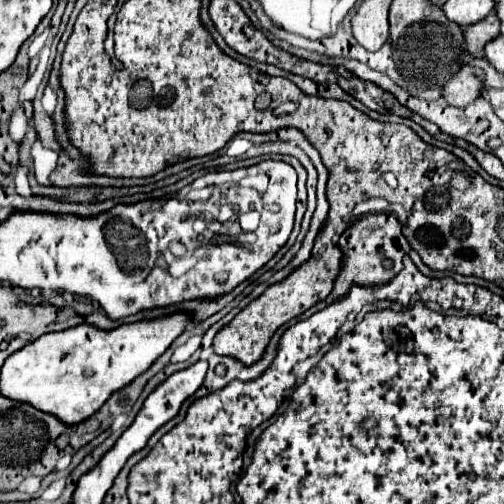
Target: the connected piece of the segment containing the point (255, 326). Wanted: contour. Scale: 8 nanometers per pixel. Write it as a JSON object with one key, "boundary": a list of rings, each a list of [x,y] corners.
{"boundary":[[[328,217],[314,241],[314,249],[308,261],[304,261],[300,267],[296,267],[284,281],[278,281],[270,285],[258,299],[248,303],[228,325],[224,325],[216,337],[214,337],[214,351],[218,355],[230,355],[244,365],[252,365],[262,357],[268,339],[274,335],[278,327],[292,321],[294,317],[302,315],[306,309],[316,305],[318,301],[324,301],[330,291],[332,283],[340,271],[340,251],[334,247],[334,233],[328,231]]]}

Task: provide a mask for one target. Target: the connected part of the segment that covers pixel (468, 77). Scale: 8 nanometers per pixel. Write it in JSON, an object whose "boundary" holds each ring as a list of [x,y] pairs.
{"boundary":[[[464,65],[458,77],[454,77],[450,85],[446,85],[444,99],[448,105],[464,109],[482,95],[482,89],[484,89],[484,71],[472,65]]]}

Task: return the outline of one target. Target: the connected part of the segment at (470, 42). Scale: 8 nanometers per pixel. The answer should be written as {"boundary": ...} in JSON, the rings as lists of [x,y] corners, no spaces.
{"boundary":[[[490,13],[490,17],[470,25],[464,29],[466,33],[466,47],[468,51],[474,55],[474,53],[480,53],[484,49],[486,43],[494,41],[498,35],[500,35],[500,19],[496,13]]]}

